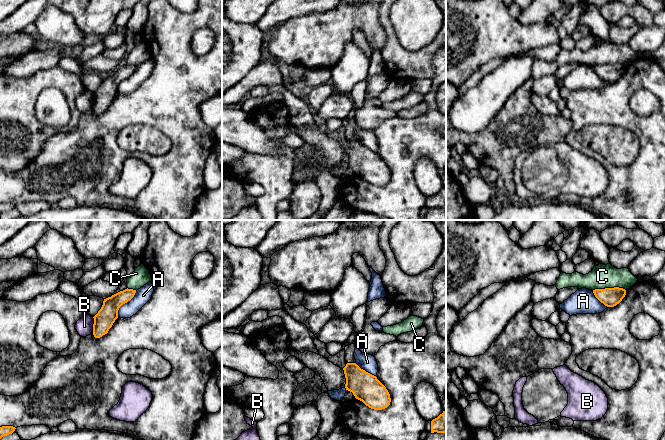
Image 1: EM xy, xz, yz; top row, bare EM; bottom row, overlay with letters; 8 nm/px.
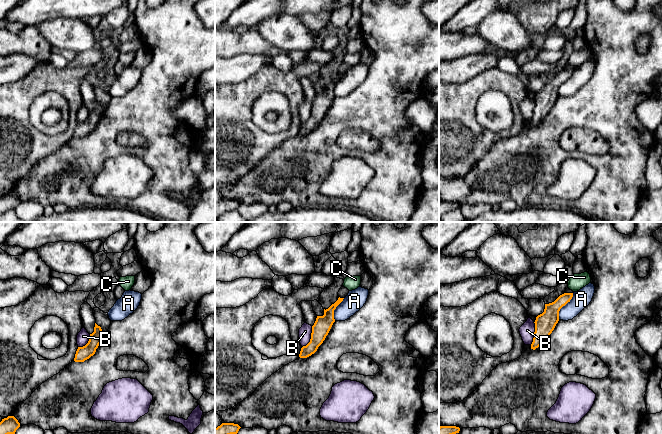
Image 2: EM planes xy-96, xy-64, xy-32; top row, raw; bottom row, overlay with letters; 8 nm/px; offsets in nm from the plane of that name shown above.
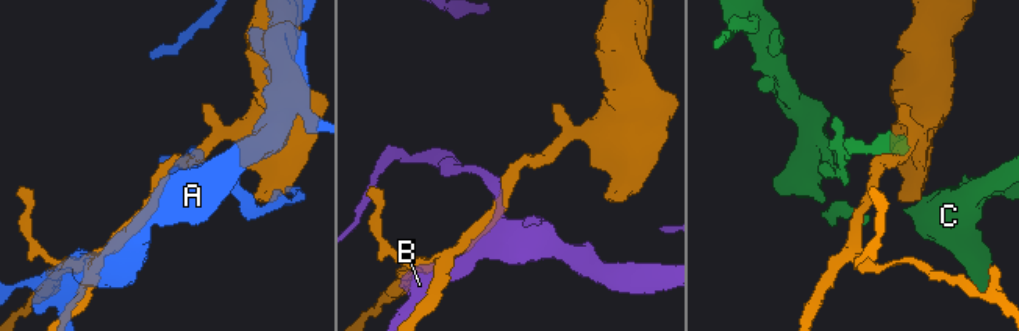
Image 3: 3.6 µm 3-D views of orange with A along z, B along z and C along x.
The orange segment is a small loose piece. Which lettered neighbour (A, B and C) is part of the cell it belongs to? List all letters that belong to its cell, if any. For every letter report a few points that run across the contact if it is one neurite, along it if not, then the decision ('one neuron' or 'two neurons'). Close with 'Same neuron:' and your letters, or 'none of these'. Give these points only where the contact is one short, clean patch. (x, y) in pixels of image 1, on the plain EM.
A: one neuron
B: two neurons
C: two neurons
Same neuron: A

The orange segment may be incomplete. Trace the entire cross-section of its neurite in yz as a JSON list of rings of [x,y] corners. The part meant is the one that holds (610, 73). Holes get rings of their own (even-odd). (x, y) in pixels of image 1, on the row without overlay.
[[[619,63],[589,66],[578,65],[560,80],[560,85],[570,92],[576,90],[598,90],[608,83],[619,80],[626,71],[626,66]]]

